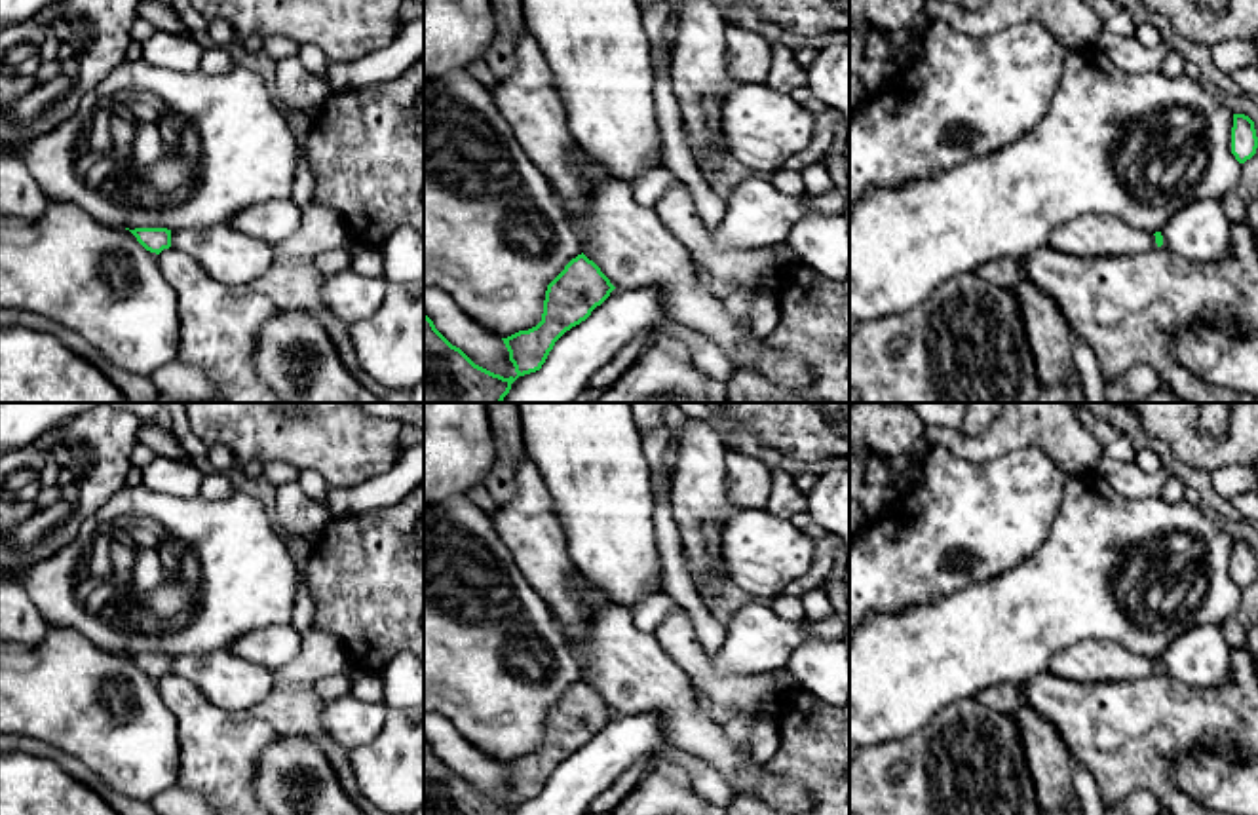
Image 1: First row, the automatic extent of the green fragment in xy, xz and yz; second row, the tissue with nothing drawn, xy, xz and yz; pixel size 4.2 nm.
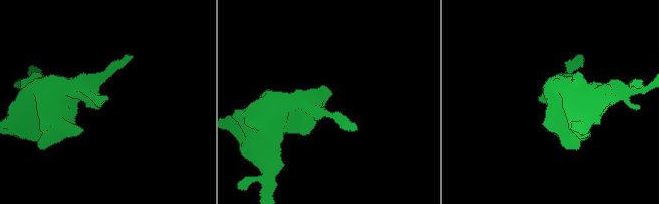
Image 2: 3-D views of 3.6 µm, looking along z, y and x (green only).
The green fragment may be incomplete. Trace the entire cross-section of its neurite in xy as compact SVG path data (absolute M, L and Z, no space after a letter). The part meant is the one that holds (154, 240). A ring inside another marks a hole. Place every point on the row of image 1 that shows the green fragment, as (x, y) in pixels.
M135 228L129 232L150 253L160 255L163 249L171 247L171 230L167 228Z

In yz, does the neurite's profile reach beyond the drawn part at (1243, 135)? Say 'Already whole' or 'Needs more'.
Already whole

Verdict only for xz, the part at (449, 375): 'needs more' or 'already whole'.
already whole

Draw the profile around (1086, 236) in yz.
M1096 215L1077 217L1057 226L1049 245L1076 256L1134 256L1157 247L1152 232Z

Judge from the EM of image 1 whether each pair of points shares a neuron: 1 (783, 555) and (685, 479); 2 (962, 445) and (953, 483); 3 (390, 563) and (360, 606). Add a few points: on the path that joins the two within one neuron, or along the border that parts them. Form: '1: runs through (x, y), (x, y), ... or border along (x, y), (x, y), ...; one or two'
1: border along (740, 510), (721, 530); two
2: border along (926, 445), (943, 445), (973, 462), (1002, 456); two
3: runs through (379, 574), (371, 582), (371, 595); one

